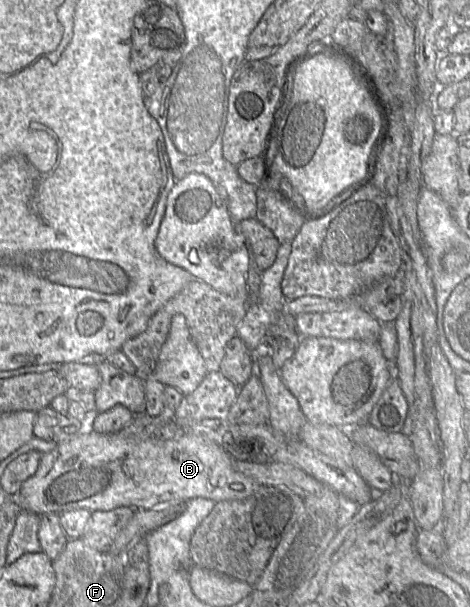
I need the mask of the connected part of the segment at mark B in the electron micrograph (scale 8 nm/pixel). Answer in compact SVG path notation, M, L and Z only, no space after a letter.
M88 430L43 454L36 473L22 483L16 497L22 510L38 515L118 507L150 510L198 497L216 503L243 500L259 485L234 469L231 456L204 436L181 433L167 441L135 440Z

